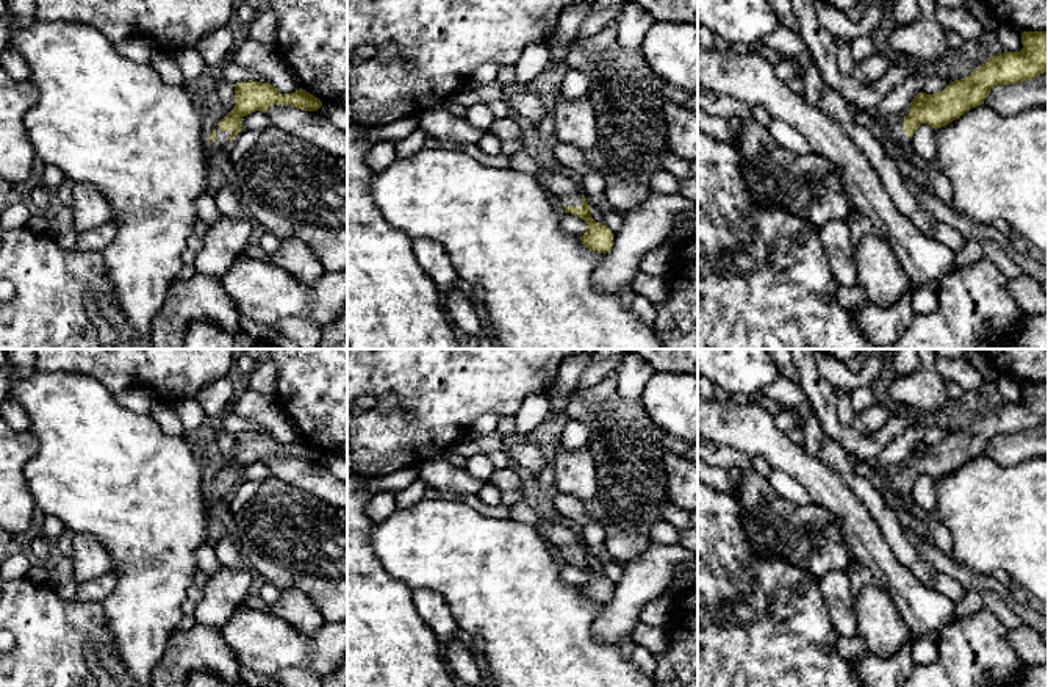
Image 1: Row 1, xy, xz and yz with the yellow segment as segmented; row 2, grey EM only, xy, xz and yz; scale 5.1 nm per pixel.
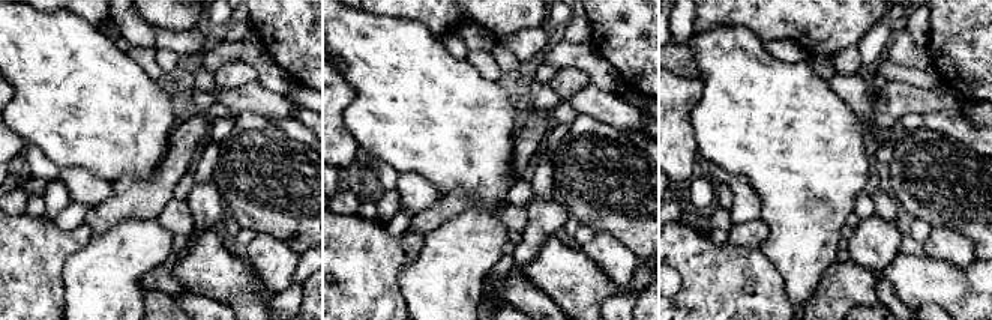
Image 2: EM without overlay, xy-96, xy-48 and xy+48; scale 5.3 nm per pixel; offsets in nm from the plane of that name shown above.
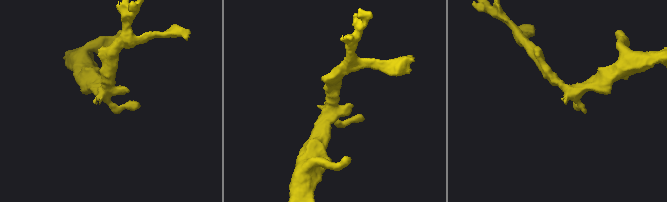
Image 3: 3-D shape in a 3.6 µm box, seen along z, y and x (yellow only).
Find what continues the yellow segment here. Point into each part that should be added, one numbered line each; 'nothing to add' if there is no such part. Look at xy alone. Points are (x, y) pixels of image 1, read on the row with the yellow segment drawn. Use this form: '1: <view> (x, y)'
1: xy (222, 138)

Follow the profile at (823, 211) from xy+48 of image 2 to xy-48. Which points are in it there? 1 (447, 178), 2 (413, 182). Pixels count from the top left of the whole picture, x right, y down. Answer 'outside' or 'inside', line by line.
1: inside
2: outside

